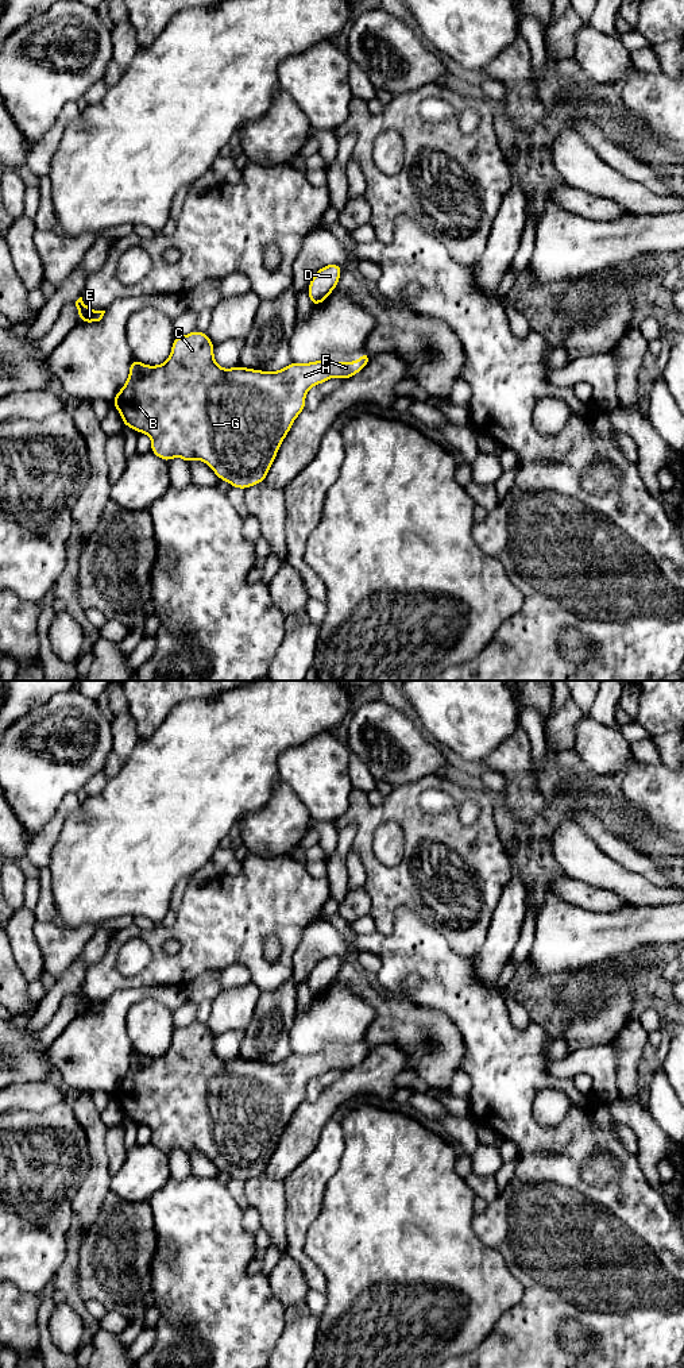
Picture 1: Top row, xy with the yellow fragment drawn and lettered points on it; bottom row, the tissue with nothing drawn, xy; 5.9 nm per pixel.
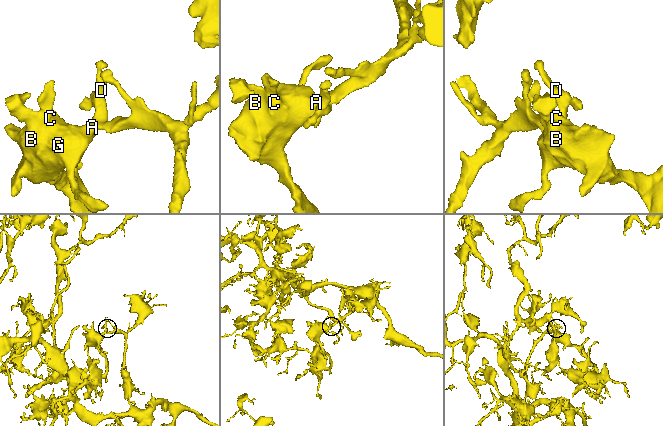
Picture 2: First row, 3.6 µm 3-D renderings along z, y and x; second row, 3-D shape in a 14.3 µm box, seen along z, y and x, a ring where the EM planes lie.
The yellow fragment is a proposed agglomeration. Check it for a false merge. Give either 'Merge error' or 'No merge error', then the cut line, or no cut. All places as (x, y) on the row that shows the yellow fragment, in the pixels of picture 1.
No merge error. No split

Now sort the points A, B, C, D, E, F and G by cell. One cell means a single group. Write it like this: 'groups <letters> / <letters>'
groups A B C D E F G

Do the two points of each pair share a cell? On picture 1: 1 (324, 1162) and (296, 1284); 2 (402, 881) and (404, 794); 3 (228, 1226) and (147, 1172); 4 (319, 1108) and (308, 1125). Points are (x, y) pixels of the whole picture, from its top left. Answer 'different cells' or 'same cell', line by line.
1: different cells
2: same cell
3: different cells
4: same cell

